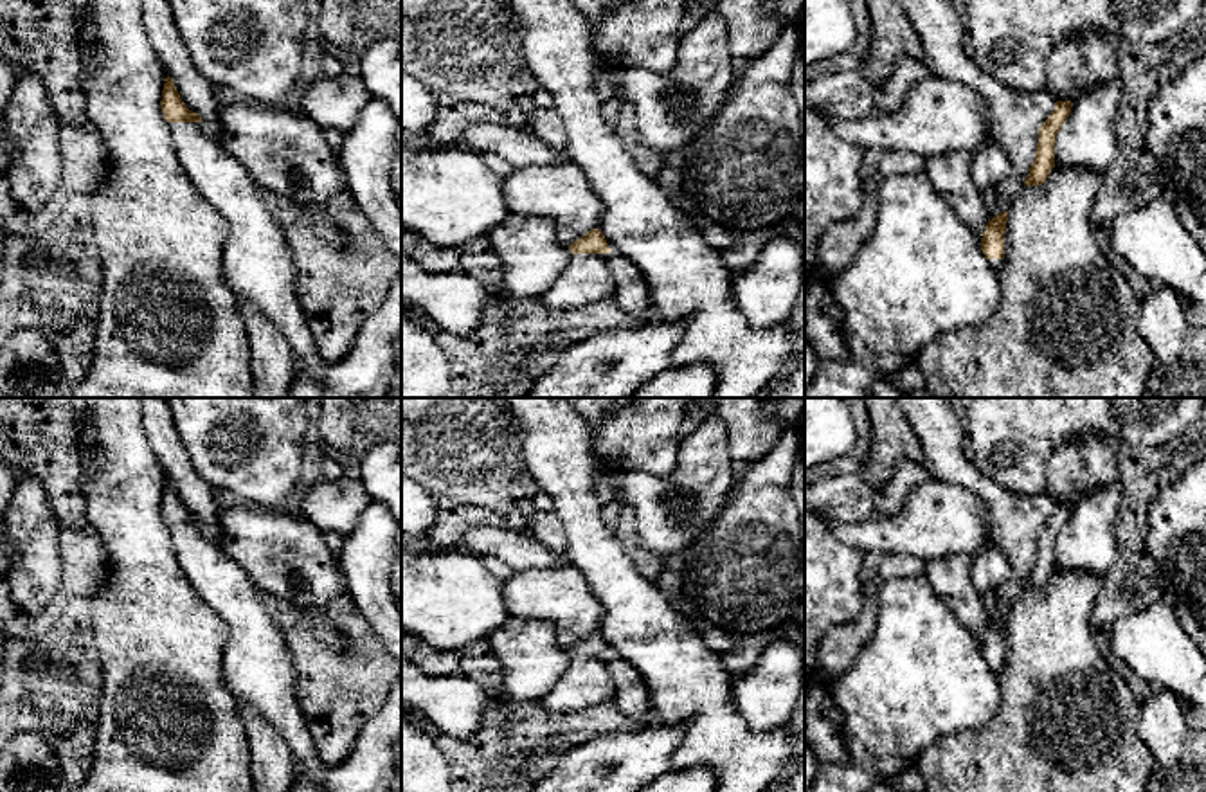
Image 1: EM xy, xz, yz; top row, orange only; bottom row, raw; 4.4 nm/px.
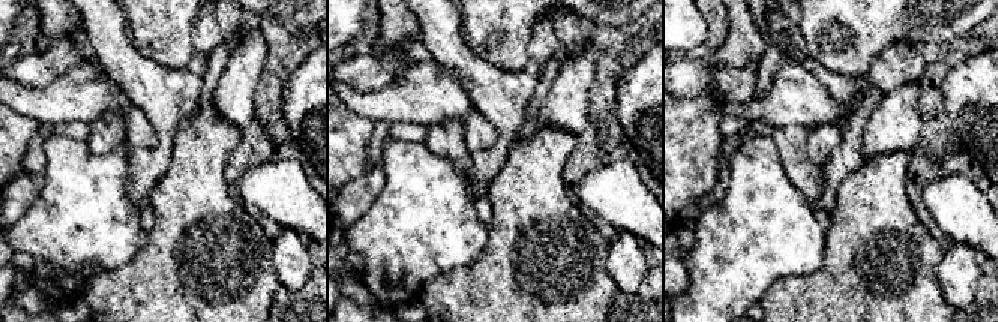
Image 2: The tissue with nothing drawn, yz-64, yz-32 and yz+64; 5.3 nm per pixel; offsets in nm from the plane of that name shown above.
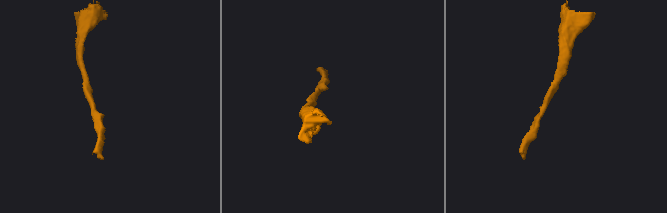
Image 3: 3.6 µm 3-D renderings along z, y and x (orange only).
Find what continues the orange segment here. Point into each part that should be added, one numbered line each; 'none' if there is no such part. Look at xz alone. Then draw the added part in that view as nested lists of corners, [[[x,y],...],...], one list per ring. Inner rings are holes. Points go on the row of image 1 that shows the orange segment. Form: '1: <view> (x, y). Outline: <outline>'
none

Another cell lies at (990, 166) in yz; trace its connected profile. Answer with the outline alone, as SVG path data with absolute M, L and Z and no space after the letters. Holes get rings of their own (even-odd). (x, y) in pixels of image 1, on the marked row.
M994 142L983 144L972 153L972 180L979 191L1001 185L1010 171L1010 157Z

